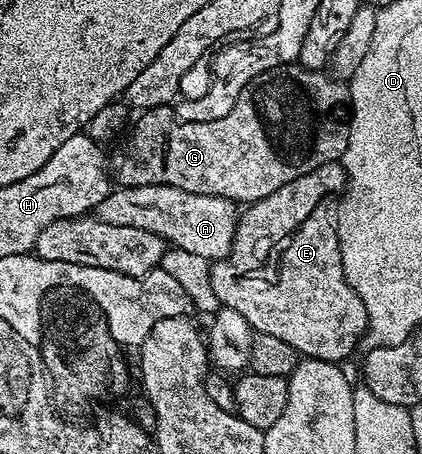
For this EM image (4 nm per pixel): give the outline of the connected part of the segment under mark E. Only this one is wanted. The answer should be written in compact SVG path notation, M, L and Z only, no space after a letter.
M339 162L327 163L318 169L314 169L310 173L306 173L302 177L298 177L294 181L290 181L290 185L282 185L282 189L278 189L274 193L270 193L270 197L260 199L257 203L251 204L247 208L248 211L239 216L236 225L236 236L232 242L230 253L224 259L215 260L211 264L210 284L213 285L214 293L217 294L217 301L220 305L237 310L252 327L256 333L270 333L270 337L282 337L282 341L286 341L286 345L290 345L301 356L309 359L321 359L322 361L330 361L331 363L340 365L345 361L344 358L351 353L356 347L359 339L365 338L368 329L368 318L366 317L366 305L362 305L362 297L358 297L358 293L354 293L354 289L350 289L350 285L344 276L342 269L342 253L340 252L340 242L336 236L336 224L330 218L324 216L324 211L320 208L320 202L328 199L331 195L339 196L345 190L348 182L348 175L344 172L343 166Z

